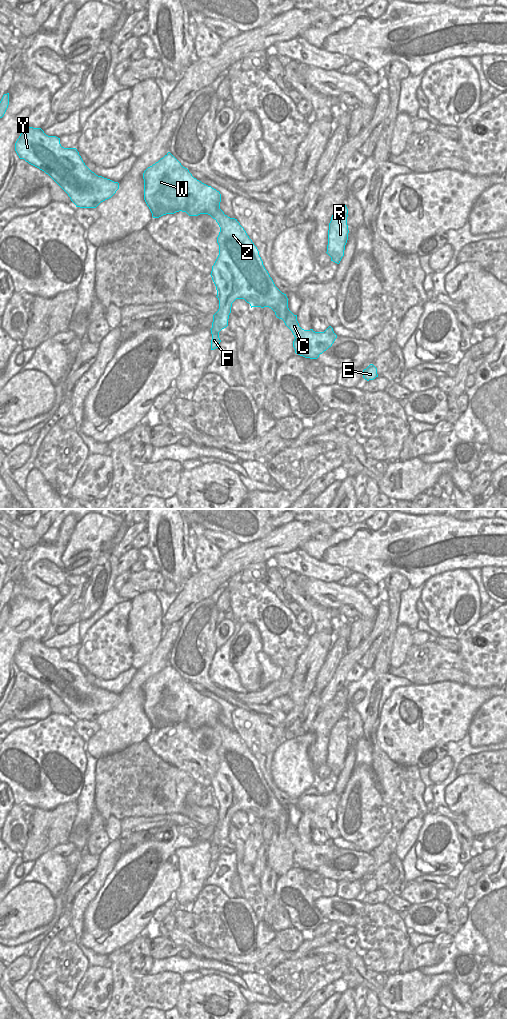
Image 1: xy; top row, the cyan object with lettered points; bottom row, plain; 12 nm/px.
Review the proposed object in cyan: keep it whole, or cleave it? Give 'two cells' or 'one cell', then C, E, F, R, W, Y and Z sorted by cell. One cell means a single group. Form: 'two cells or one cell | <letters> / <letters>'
one cell | C E F R W Y Z

